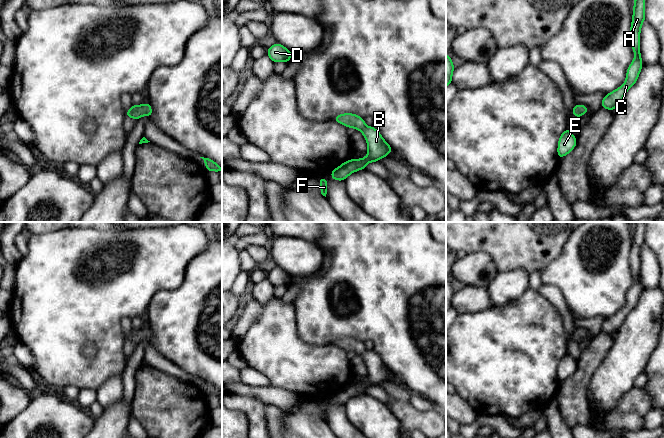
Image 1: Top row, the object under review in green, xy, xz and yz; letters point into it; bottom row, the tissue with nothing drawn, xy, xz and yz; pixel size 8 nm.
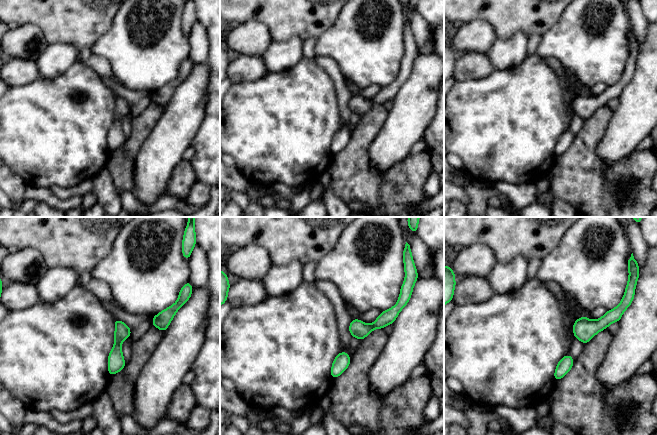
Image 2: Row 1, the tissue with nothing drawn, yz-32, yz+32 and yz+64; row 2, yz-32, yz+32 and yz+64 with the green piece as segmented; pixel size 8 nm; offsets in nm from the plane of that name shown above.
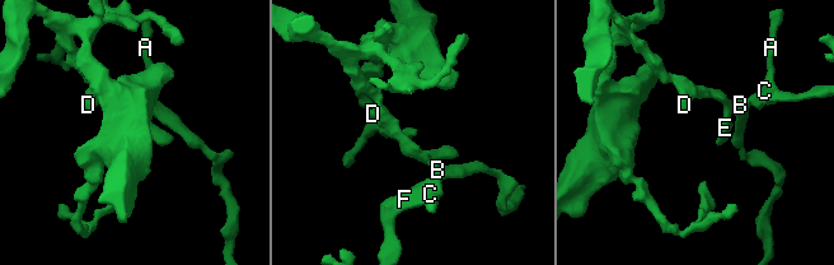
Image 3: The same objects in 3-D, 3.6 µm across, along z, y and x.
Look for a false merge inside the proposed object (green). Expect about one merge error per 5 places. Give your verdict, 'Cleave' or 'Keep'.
Keep

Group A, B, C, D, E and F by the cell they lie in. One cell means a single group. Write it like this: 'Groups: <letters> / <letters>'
Groups: A B C D E F

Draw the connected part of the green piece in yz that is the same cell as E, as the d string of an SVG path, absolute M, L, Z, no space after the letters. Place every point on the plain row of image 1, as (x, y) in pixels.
M567 352L560 360L558 364L557 378L558 382L562 382L569 378L576 370L577 363L572 356Z

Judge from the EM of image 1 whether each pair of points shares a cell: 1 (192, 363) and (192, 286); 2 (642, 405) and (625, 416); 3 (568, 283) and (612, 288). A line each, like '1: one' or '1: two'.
1: one
2: one
3: one

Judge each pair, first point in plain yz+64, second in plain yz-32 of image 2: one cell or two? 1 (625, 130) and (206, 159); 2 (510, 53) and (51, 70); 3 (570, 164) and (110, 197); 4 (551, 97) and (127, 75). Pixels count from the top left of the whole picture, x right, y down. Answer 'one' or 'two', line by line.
1: two
2: one
3: two
4: two

